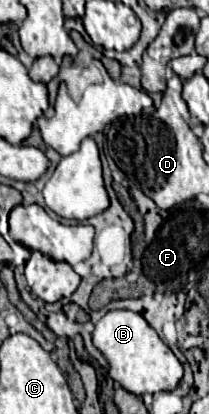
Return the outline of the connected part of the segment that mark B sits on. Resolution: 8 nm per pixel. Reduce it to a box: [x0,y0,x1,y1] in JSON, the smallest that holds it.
[92,311,182,395]

